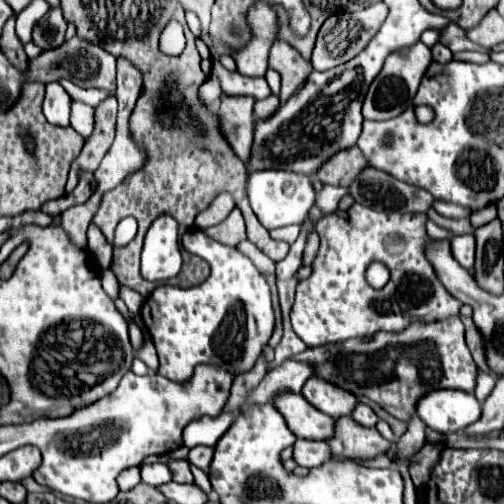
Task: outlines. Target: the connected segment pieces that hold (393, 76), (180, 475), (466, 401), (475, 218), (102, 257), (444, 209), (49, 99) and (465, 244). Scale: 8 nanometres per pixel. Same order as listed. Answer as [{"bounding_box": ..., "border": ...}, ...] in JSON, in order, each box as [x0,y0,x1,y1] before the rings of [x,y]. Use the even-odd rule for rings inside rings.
[{"bounding_box":[362,43,432,121],"border":[[[416,43],[414,47],[408,47],[408,49],[402,49],[394,55],[390,55],[384,63],[384,69],[372,81],[372,85],[366,93],[366,99],[362,105],[364,119],[382,121],[382,119],[392,119],[392,117],[400,115],[414,99],[416,89],[420,85],[420,79],[426,73],[426,69],[430,67],[430,63],[432,63],[432,51],[424,43]]]},{"bounding_box":[168,461,194,483],"border":[[[172,461],[168,467],[172,471],[172,481],[176,481],[176,483],[194,483],[194,475],[190,471],[188,461]]]},{"bounding_box":[418,391,482,433],"border":[[[434,391],[418,405],[418,417],[438,433],[458,433],[482,417],[482,405],[464,391]]]},{"bounding_box":[470,203,496,227],"border":[[[490,203],[488,207],[484,207],[484,209],[476,211],[476,213],[472,213],[472,215],[470,215],[470,221],[472,221],[474,227],[480,227],[480,225],[490,223],[494,217],[496,217],[496,205]]]},{"bounding_box":[88,223,112,269],"border":[[[92,223],[88,227],[88,251],[94,255],[102,269],[108,269],[112,263],[112,245],[102,235],[102,231]]]},{"bounding_box":[432,201,470,217],"border":[[[434,201],[434,205],[432,205],[440,215],[444,215],[444,217],[468,217],[470,215],[470,211],[462,211],[462,207],[458,207],[458,205],[450,205],[450,203],[446,203],[446,201]]]},{"bounding_box":[44,83,72,127],"border":[[[48,83],[46,99],[44,99],[44,115],[46,115],[48,123],[58,125],[58,127],[68,127],[70,109],[72,109],[72,99],[64,91],[64,87],[60,83]]]},{"bounding_box":[452,235,474,271],"border":[[[474,235],[452,237],[452,255],[468,271],[474,269]],[[456,243],[456,245],[454,245]]]}]

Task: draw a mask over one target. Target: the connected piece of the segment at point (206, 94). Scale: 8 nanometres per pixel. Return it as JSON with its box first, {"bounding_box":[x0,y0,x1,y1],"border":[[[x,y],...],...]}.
{"bounding_box":[200,75,222,109],"border":[[[210,75],[210,79],[206,79],[206,83],[200,87],[200,99],[208,109],[218,107],[222,99],[222,89],[220,89],[220,81],[216,75]]]}

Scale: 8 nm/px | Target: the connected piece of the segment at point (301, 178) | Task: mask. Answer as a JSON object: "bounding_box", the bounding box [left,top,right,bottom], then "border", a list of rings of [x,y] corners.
{"bounding_box":[248,169,316,229],"border":[[[262,169],[262,171],[250,173],[248,199],[260,223],[268,229],[274,229],[274,227],[286,227],[294,223],[300,225],[316,203],[316,191],[308,175],[292,173],[292,171],[278,171],[278,169]]]}

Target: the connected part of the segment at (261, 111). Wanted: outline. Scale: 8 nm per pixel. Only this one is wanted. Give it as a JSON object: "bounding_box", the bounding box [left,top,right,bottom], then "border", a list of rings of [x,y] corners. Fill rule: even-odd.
{"bounding_box":[254,95,280,119],"border":[[[270,95],[270,97],[266,97],[264,101],[256,101],[254,115],[256,115],[258,119],[270,119],[270,117],[276,113],[278,105],[280,105],[280,99],[278,99],[276,95]]]}

